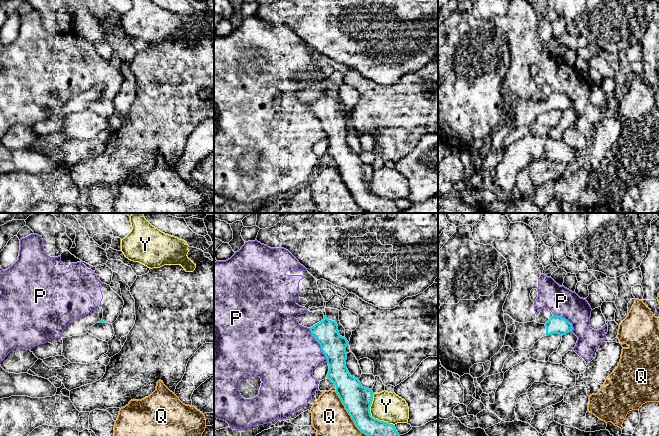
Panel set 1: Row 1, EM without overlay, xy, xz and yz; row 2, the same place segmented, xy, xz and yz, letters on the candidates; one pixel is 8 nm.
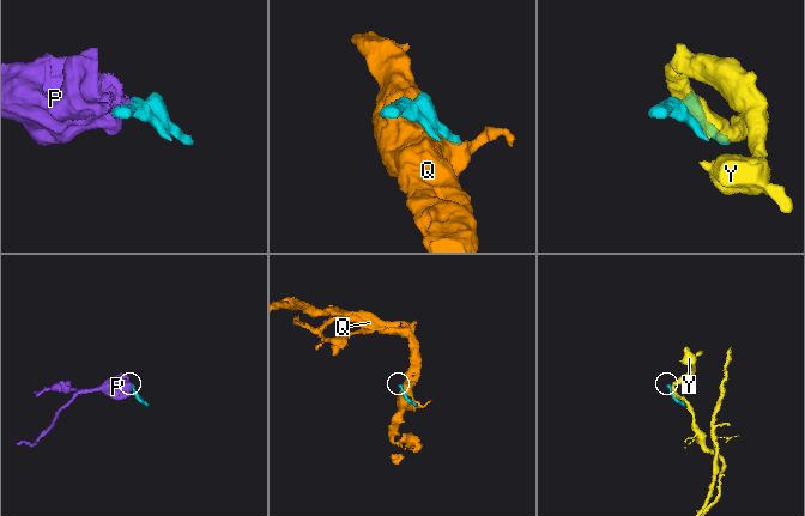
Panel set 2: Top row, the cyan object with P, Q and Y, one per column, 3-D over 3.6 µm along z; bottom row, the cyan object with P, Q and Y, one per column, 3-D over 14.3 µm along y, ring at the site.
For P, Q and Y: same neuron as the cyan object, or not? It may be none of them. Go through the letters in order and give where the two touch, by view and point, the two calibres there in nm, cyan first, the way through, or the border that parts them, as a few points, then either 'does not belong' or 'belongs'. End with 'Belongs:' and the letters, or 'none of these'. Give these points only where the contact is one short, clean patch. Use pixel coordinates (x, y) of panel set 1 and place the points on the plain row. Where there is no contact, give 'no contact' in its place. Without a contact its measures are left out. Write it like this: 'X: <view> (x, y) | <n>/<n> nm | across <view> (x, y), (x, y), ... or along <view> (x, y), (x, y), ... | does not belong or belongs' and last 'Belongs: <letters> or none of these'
P: xz (320, 121) | 200/460 nm | along xz (309, 104), (310, 110), (319, 120), (320, 126), (327, 137) | does not belong
Q: xz (350, 191) | 220/340 nm | does not belong
Y: xz (371, 192) | 220/240 nm | does not belong
Belongs: none of these

